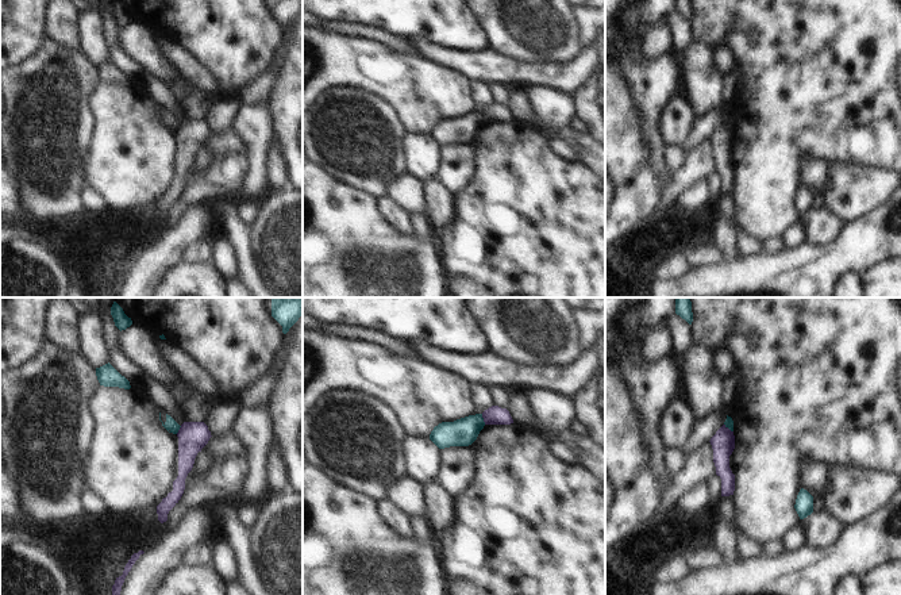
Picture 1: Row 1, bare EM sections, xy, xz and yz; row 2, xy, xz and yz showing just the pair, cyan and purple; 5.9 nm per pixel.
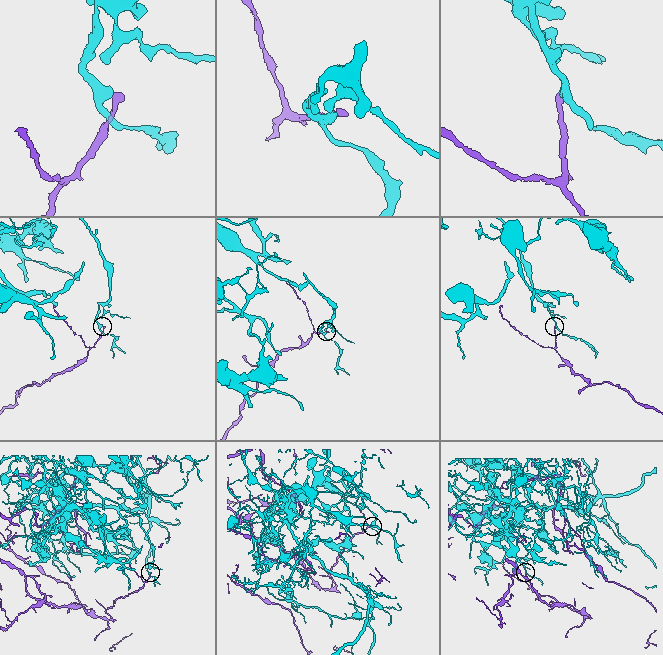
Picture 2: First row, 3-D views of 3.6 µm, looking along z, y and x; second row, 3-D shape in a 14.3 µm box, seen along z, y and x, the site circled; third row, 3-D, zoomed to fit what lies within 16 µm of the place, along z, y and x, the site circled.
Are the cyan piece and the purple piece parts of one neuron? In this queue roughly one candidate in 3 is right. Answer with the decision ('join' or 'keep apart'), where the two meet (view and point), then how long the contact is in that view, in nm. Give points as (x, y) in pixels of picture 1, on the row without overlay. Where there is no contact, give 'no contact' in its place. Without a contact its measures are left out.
keep apart; contact xz (482, 116); length 70 nm

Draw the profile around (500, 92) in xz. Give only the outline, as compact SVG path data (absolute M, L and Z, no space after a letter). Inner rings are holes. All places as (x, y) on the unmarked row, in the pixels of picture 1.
M488 84L493 103L508 105L512 87L509 84Z

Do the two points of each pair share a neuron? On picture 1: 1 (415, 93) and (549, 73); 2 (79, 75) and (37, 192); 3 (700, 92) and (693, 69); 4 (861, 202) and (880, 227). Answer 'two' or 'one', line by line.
1: two
2: one
3: one
4: two

